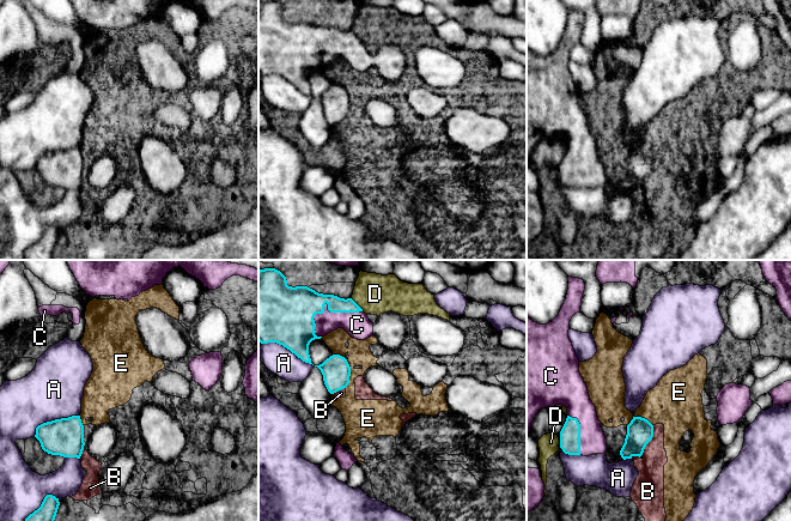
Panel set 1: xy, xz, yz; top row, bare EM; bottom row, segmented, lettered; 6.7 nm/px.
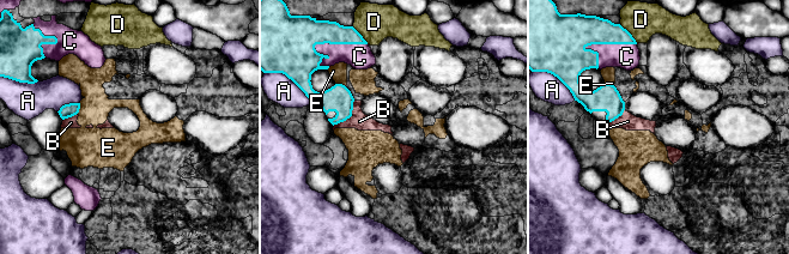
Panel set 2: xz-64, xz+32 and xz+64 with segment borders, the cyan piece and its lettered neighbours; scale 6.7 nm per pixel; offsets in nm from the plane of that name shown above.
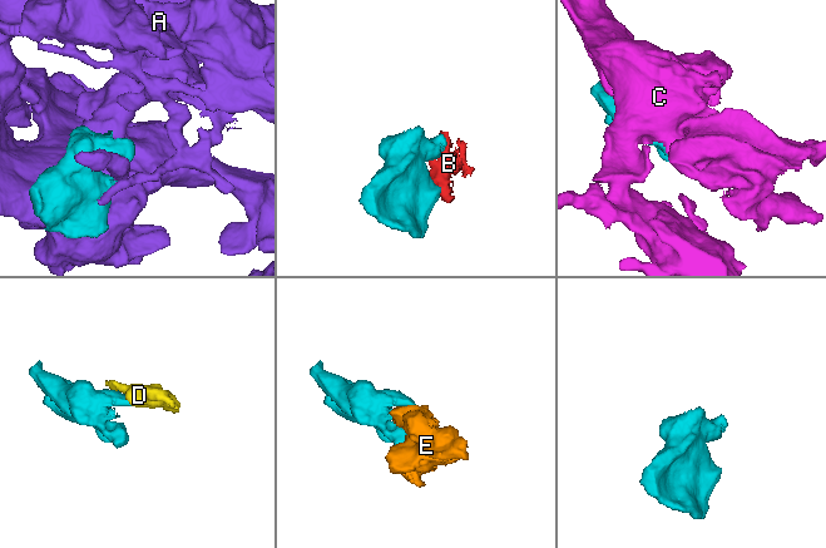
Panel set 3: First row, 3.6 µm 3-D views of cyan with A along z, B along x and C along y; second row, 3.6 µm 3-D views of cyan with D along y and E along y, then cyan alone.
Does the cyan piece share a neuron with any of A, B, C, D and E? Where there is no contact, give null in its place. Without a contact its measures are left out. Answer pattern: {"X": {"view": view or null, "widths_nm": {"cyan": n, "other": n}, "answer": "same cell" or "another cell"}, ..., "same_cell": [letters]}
{"A": {"view": "xz", "widths_nm": {"cyan": 400, "other": 190}, "answer": "another cell"}, "B": {"view": "yz", "widths_nm": {"cyan": 180, "other": 180}, "answer": "another cell"}, "C": {"view": "xz", "widths_nm": {"cyan": 320, "other": 170}, "answer": "same cell"}, "D": {"view": "xz", "widths_nm": {"cyan": 110, "other": 280}, "answer": "another cell"}, "E": {"view": "xz", "widths_nm": {"cyan": 190, "other": 160}, "answer": "another cell"}, "same_cell": ["C"]}

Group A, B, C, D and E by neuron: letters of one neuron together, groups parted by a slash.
A / B D E / C

